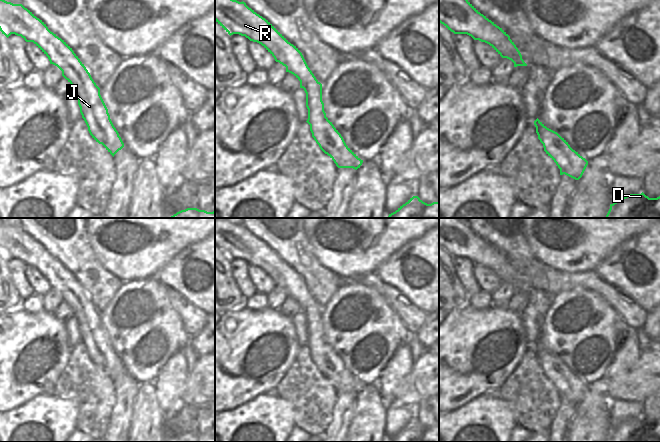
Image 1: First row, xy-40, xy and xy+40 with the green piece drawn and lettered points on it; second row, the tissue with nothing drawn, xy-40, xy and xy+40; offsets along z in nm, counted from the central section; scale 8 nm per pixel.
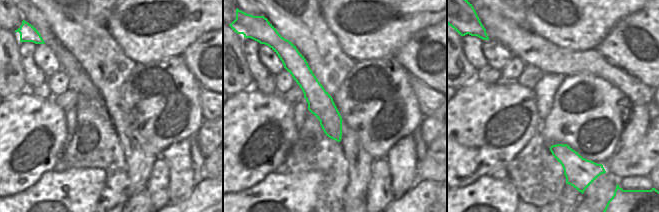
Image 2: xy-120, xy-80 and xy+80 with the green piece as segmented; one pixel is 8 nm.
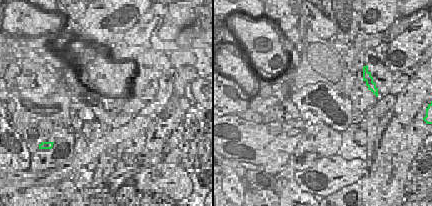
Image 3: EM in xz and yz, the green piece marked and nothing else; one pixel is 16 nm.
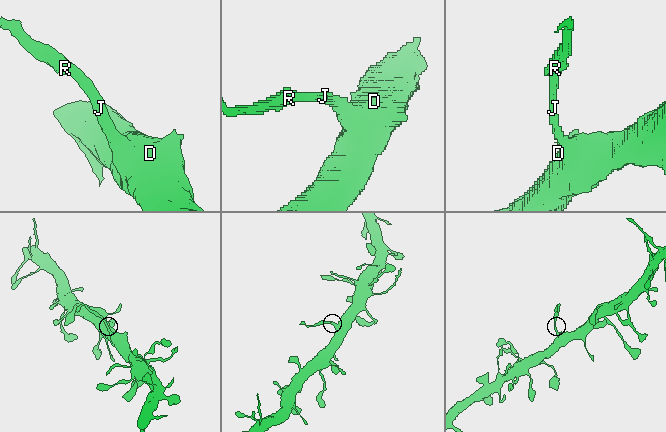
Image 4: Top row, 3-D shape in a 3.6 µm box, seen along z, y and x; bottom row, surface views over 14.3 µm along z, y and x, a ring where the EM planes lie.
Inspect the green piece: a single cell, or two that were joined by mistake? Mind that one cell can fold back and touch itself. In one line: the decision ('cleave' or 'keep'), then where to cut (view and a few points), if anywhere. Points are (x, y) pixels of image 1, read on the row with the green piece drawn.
cleave; cut xy (340, 135), (330, 135), (328, 137), (329, 143), (318, 144)

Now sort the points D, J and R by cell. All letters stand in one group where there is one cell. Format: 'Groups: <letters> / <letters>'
Groups: D / J R.

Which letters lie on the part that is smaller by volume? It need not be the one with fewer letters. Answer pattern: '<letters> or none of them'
J, R.

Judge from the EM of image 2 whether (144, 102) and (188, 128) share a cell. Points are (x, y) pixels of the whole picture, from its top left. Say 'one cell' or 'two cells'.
one cell

